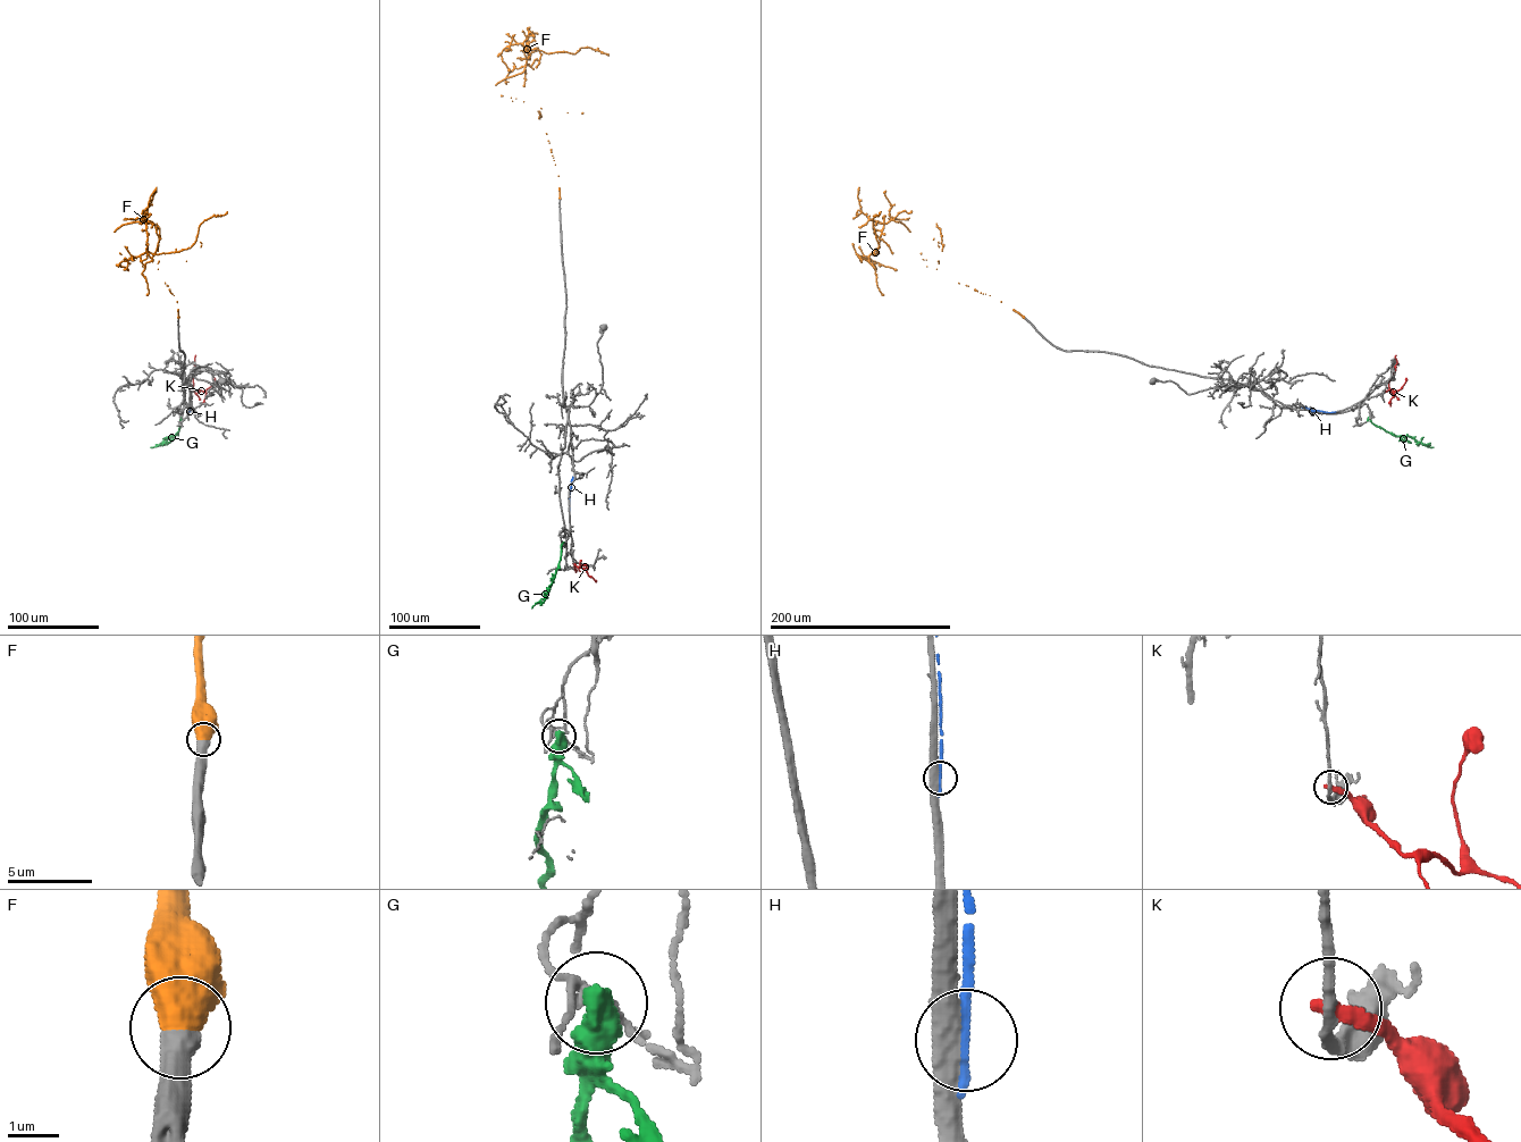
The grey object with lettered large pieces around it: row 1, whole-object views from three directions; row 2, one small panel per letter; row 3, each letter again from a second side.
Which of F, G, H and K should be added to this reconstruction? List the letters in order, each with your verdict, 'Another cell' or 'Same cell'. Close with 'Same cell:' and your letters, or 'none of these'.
F: Same cell
G: Another cell
H: Another cell
K: Another cell
Same cell: F

